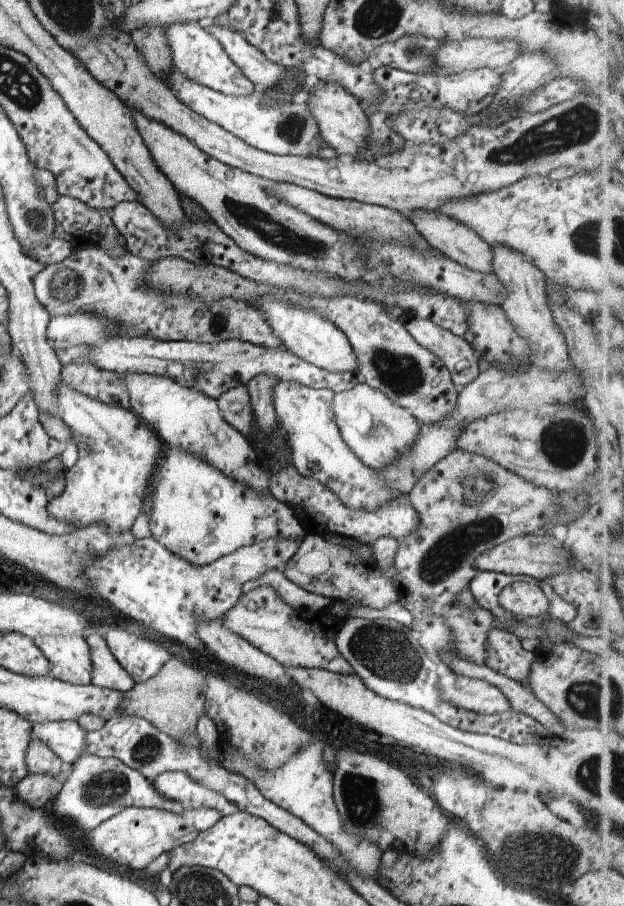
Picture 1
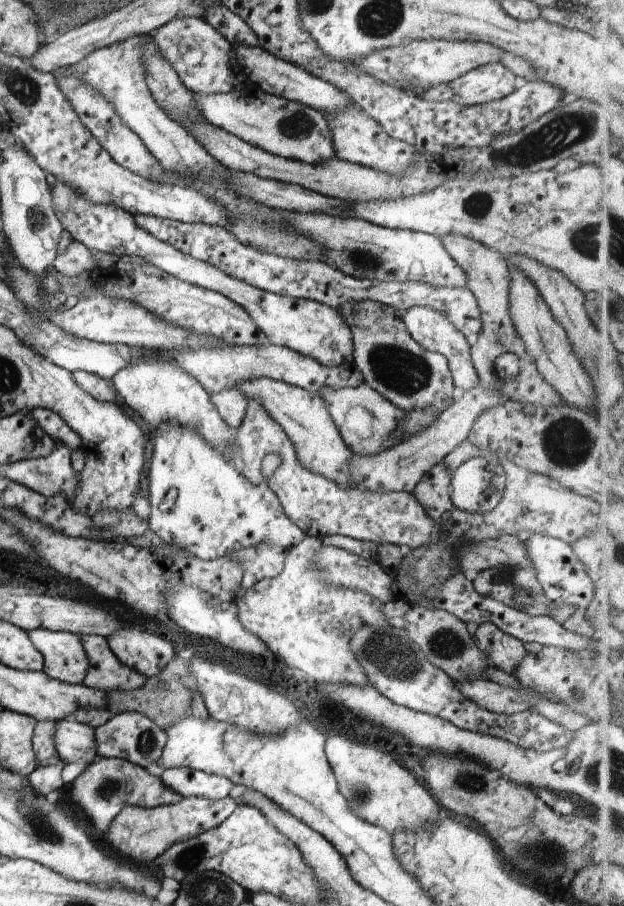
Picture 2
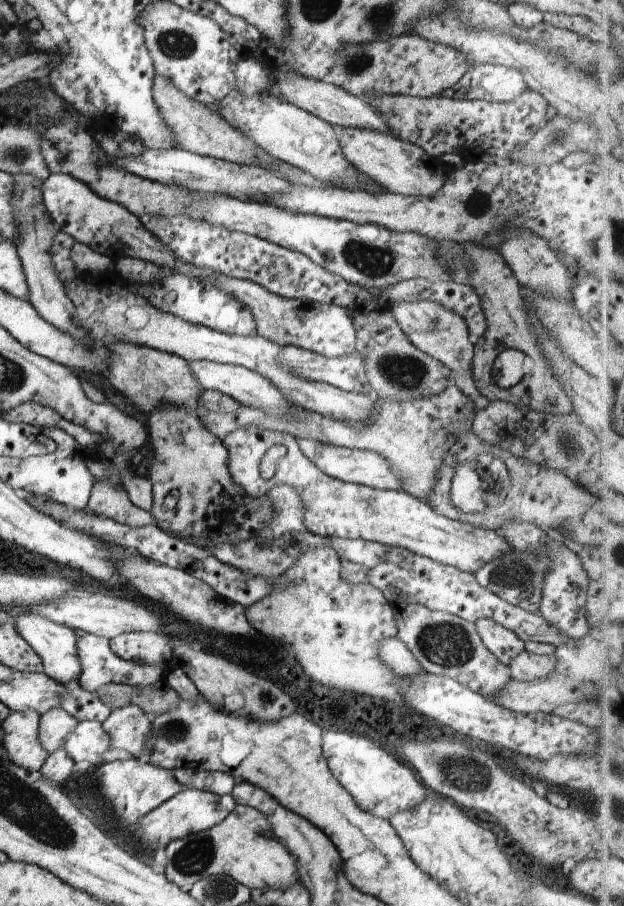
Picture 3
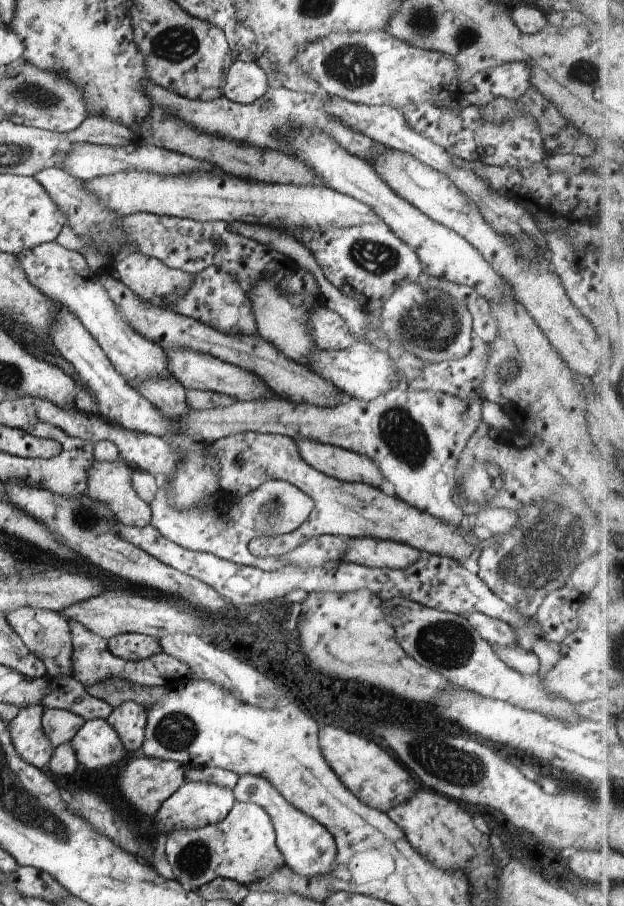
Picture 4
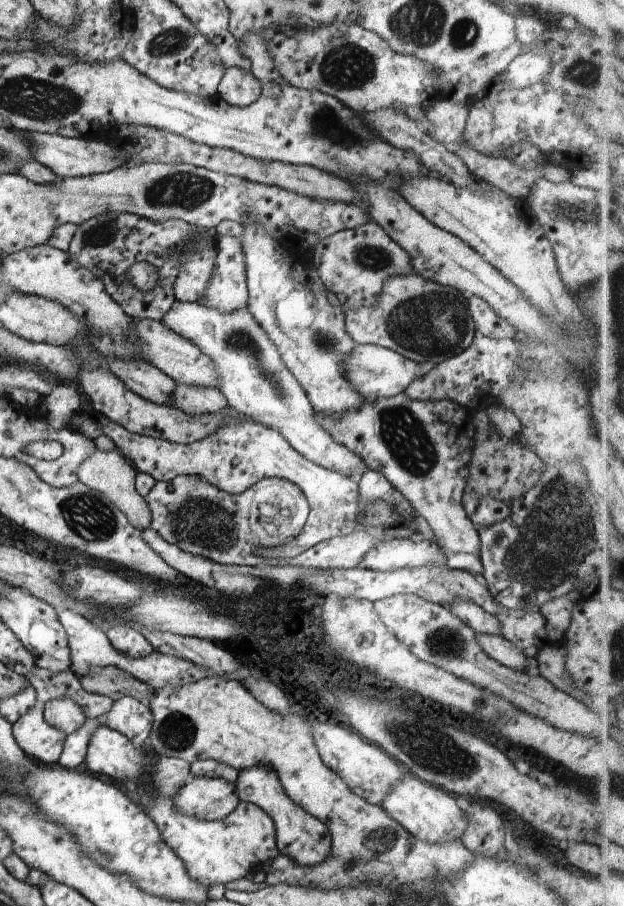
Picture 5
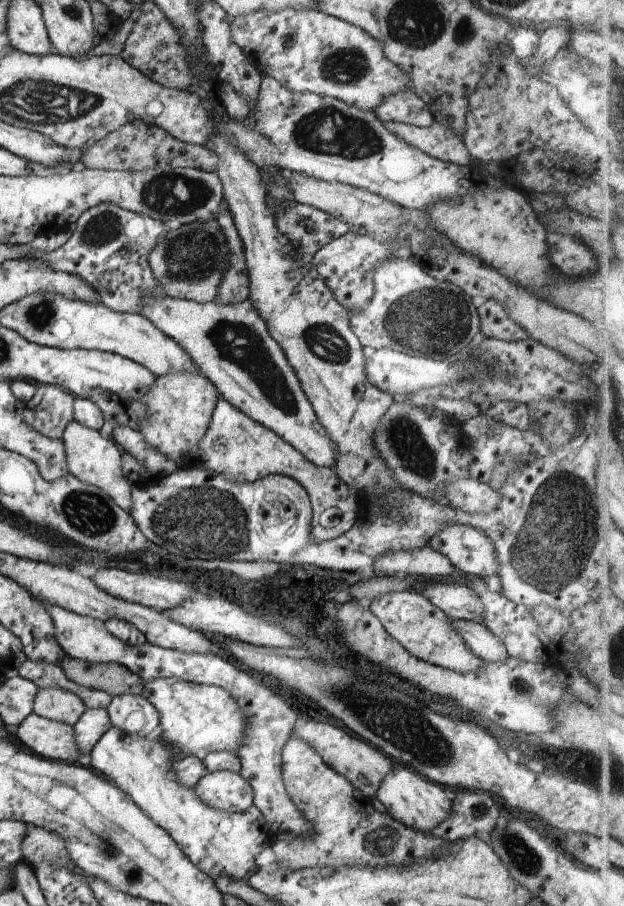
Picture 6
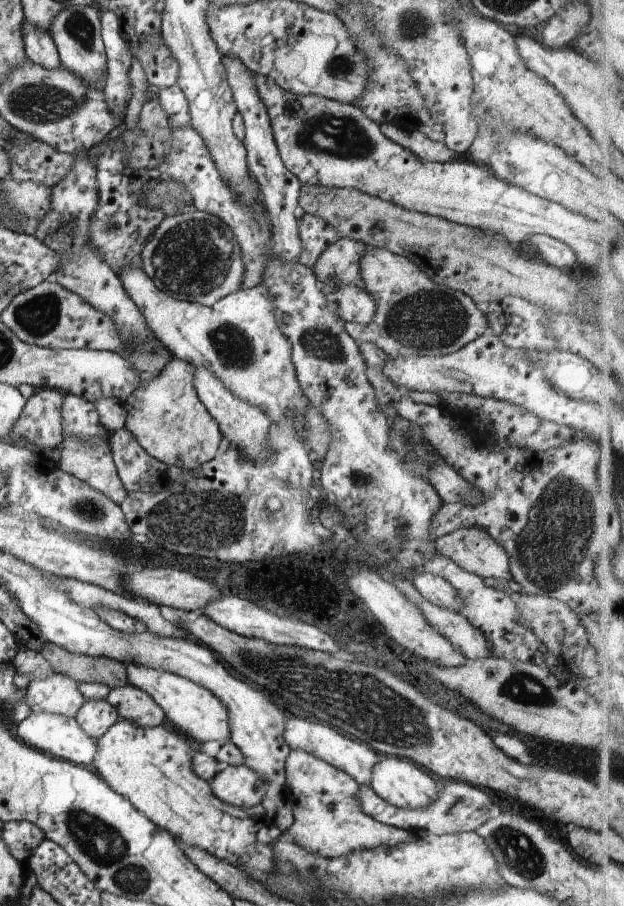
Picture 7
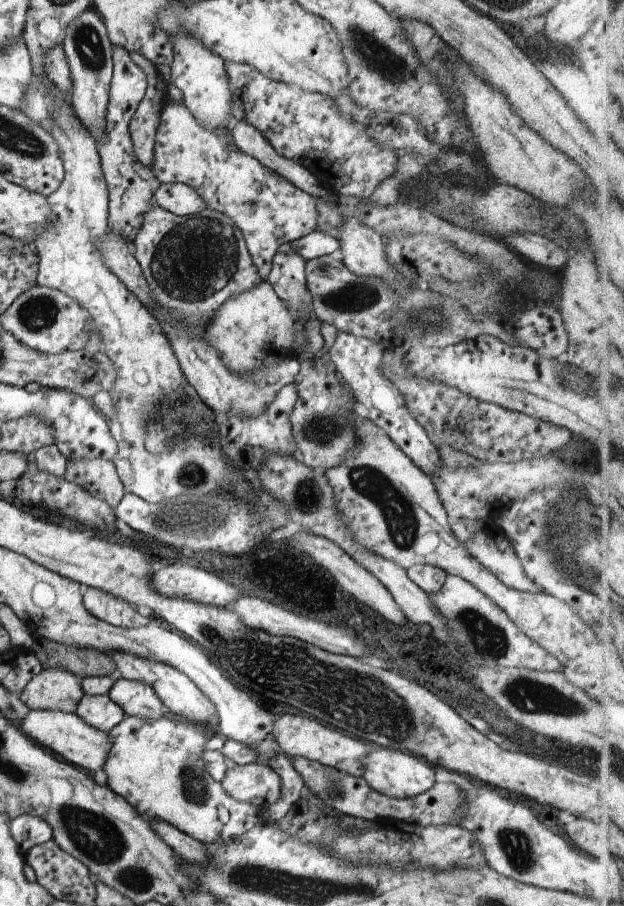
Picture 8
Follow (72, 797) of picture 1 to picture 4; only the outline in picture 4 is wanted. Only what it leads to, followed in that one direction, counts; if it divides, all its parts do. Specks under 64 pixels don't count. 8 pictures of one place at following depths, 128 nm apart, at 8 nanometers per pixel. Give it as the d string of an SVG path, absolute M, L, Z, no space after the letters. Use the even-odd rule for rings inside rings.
M143 756L143 758L129 758L125 768L119 774L119 788L123 796L139 812L140 816L147 817L155 814L166 798L169 798L183 783L184 768L178 762L159 760Z

